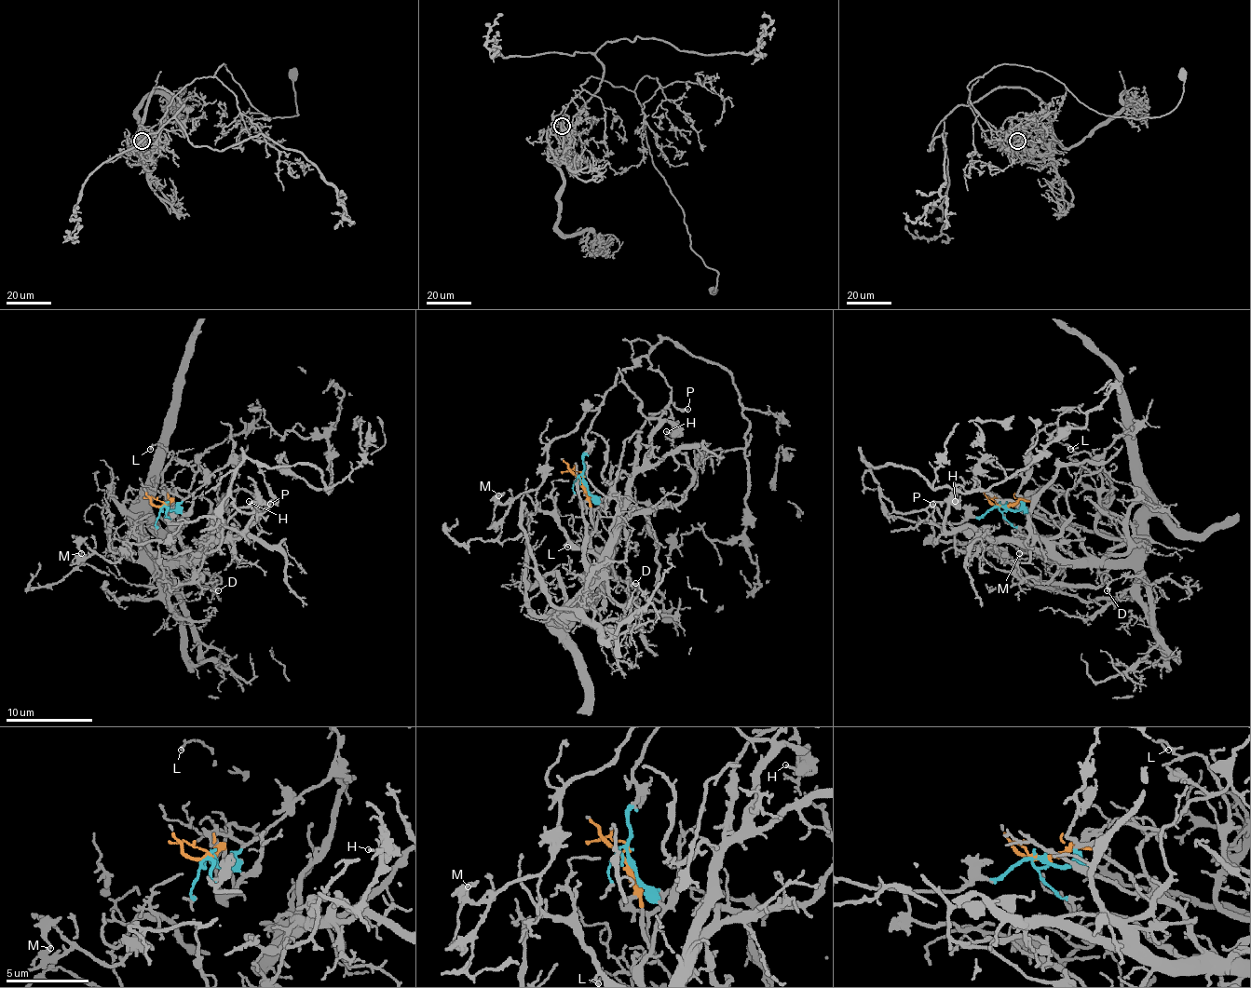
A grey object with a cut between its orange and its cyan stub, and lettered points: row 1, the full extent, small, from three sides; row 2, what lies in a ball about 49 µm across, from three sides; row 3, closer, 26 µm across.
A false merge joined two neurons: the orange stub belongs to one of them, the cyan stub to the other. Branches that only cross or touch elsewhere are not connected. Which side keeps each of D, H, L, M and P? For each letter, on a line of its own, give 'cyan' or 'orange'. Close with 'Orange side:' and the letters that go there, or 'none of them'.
D: orange
H: cyan
L: orange
M: cyan
P: cyan
Orange side: D, L

